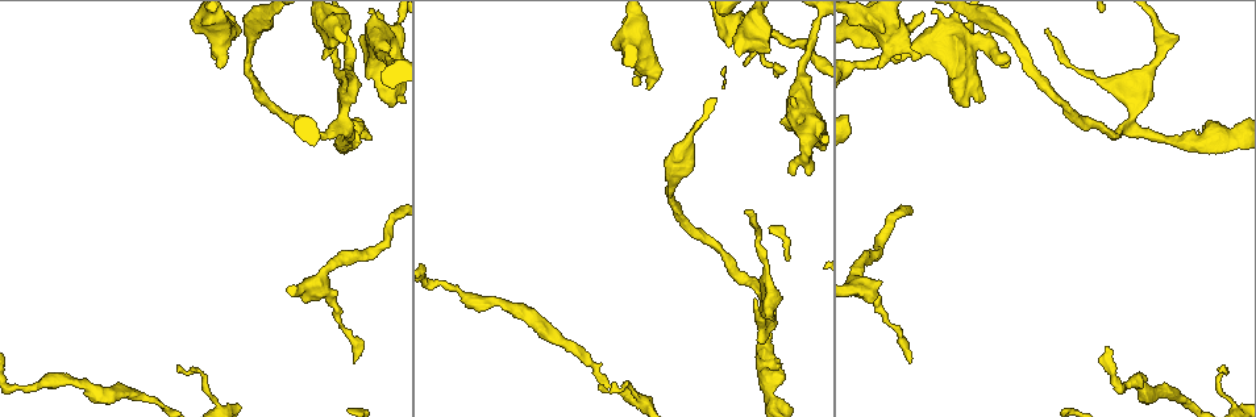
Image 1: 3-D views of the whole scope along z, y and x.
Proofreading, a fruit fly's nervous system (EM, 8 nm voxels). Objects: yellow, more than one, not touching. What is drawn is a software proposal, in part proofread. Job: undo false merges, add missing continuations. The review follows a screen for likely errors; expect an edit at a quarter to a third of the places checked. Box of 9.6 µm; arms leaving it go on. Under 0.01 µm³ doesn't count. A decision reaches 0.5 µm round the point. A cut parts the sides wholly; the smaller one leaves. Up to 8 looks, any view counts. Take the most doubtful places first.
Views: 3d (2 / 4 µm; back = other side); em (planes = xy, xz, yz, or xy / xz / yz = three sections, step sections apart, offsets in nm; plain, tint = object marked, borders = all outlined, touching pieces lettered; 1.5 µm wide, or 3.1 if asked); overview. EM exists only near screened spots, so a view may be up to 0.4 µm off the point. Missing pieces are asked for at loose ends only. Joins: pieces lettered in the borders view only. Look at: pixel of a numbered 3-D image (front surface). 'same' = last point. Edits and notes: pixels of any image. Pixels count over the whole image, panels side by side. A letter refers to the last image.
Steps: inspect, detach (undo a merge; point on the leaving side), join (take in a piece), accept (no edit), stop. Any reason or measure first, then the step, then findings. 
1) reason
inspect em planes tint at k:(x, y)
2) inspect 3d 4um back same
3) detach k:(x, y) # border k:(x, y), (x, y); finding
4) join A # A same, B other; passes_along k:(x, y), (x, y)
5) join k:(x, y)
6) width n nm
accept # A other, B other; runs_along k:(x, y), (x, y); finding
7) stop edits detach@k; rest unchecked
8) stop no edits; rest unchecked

sudden change in width
inspect em planes borders at 1:(330, 39)

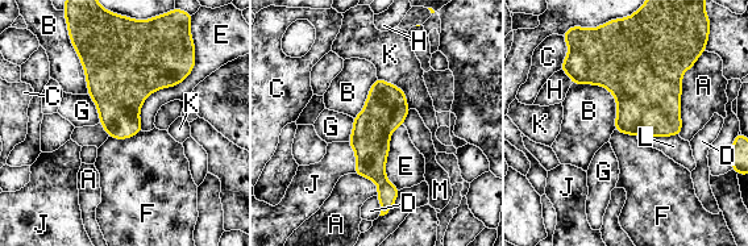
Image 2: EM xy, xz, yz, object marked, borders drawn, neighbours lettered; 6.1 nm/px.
longest_contact E 600 nm
accept # A other, B other, C other, D other, E other, F other, G other, H other, J other, K other, L other, M other; runs_along 2:(378, 83), (375, 172), (390, 203); one cell here

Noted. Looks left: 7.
branch stops here
inspect em planes borders at 1:(806, 173)

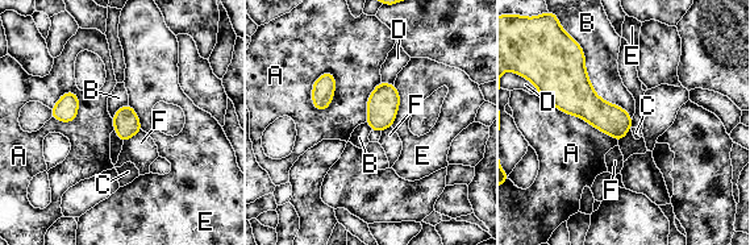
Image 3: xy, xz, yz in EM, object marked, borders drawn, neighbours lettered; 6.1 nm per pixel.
width 160 nm
accept # A other, B other, C other, D other, E other, F other; border 3:(578, 44), (592, 88), (632, 119); no lettered piece goes on from it

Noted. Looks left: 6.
calibre changes
inspect em planes tint at 1:(210, 393)

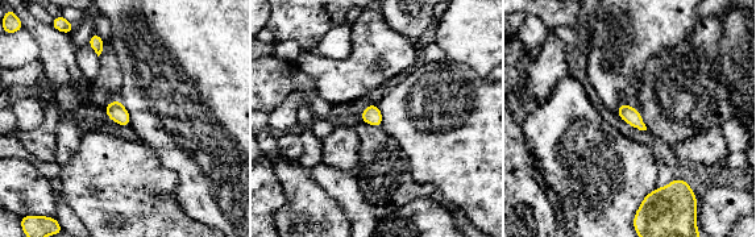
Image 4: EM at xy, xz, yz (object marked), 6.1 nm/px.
inspect em planes borders same

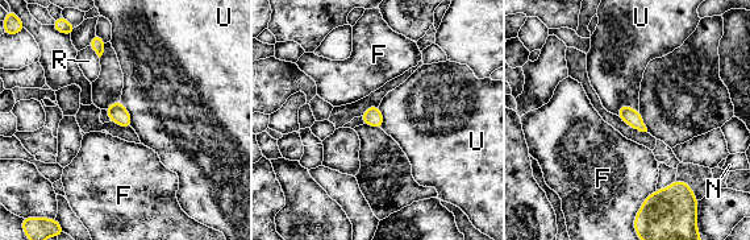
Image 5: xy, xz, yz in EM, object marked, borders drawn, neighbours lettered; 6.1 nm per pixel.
width 100 nm
accept # F other, N other, R other, U other; border 5:(120, 99), (129, 114), (132, 127); all the same cell

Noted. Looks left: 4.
stop no edits; rest unchecked

